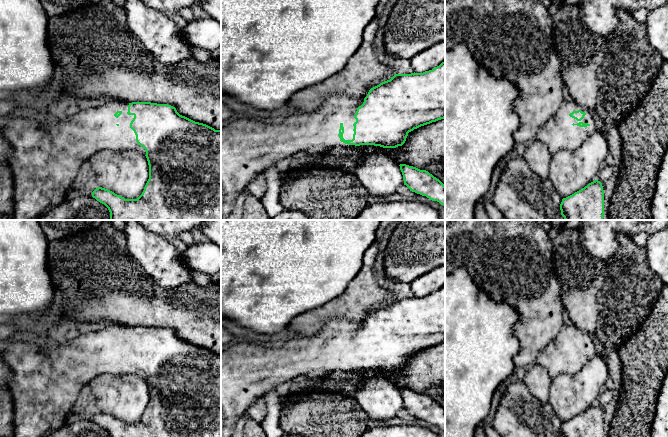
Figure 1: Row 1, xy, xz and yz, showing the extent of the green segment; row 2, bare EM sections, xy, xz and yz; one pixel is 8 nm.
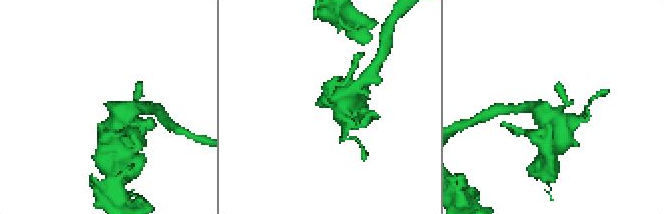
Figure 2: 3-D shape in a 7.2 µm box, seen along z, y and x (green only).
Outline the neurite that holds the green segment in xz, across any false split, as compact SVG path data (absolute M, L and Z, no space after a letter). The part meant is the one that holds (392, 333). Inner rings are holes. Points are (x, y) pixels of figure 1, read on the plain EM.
M445 285L423 297L395 298L390 304L371 312L363 322L348 319L330 319L313 336L295 333L289 340L259 346L240 342L221 350L221 437L231 437L239 419L249 407L262 400L269 391L280 384L303 375L314 375L323 371L354 371L374 369L383 372L402 370L408 357L421 350L445 342Z

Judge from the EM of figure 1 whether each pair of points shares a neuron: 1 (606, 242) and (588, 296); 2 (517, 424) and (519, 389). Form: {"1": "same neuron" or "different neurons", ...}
{"1": "different neurons", "2": "same neuron"}

